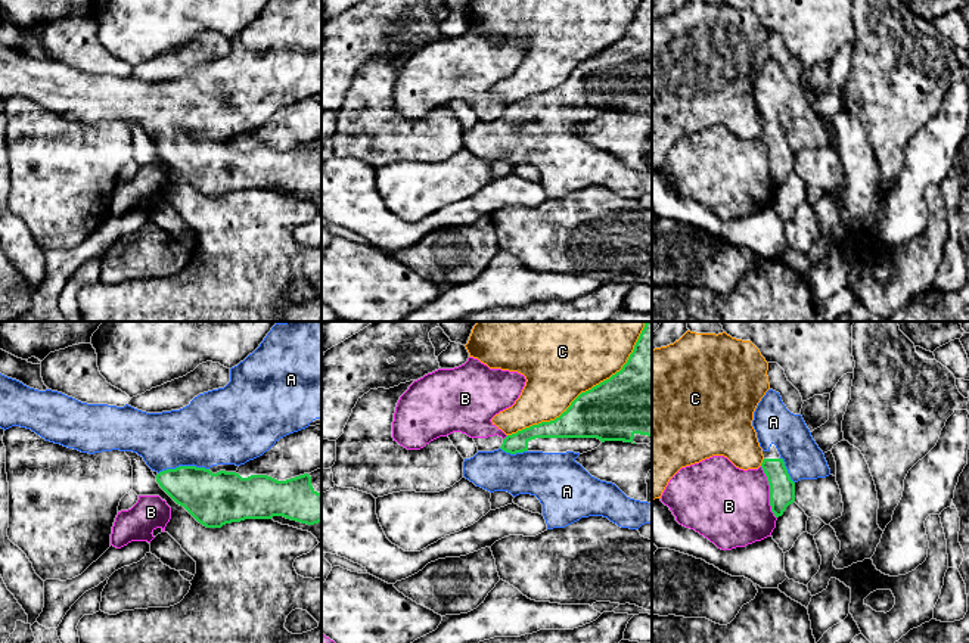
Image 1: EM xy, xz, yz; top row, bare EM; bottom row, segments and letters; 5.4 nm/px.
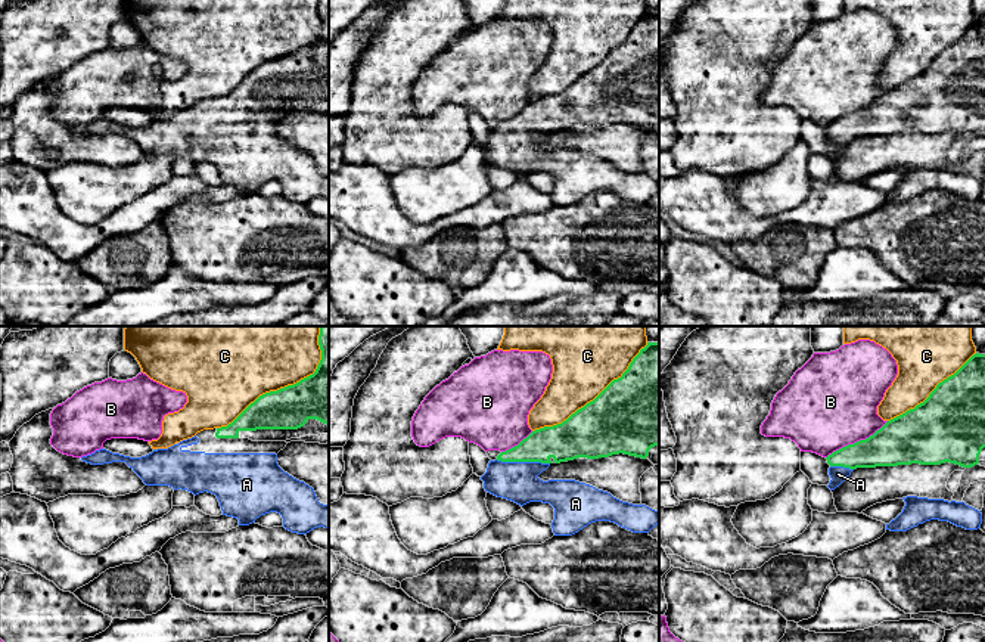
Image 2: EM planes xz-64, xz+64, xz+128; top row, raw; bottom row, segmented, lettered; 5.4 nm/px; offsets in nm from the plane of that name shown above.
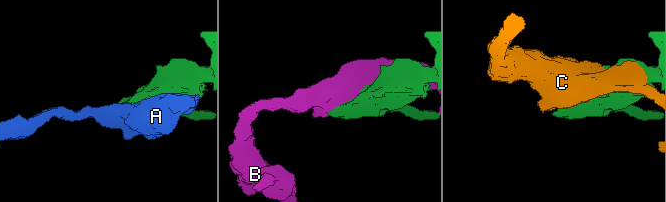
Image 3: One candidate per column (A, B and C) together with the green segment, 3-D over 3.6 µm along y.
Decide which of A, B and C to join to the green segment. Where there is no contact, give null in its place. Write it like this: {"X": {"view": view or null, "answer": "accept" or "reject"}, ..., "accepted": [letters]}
{"A": {"view": "xy", "answer": "accept"}, "B": {"view": "yz", "answer": "reject"}, "C": {"view": "xz", "answer": "reject"}, "accepted": ["A"]}

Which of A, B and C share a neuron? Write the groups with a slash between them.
A / B / C

